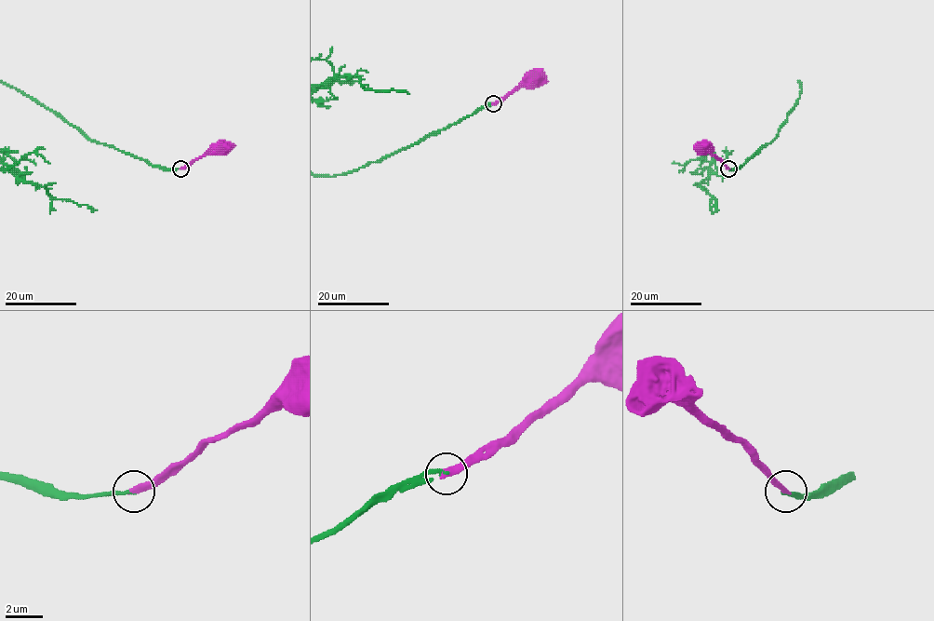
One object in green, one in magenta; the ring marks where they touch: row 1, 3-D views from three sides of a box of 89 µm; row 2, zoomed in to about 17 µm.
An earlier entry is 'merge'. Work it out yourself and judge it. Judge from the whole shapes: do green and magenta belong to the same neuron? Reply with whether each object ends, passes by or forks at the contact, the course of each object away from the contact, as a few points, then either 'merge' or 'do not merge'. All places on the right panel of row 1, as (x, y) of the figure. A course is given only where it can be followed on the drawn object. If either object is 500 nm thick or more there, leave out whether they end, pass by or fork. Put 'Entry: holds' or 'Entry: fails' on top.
Entry: holds
green ends; magenta ends; course magenta (729, 169), (704, 148); merge

